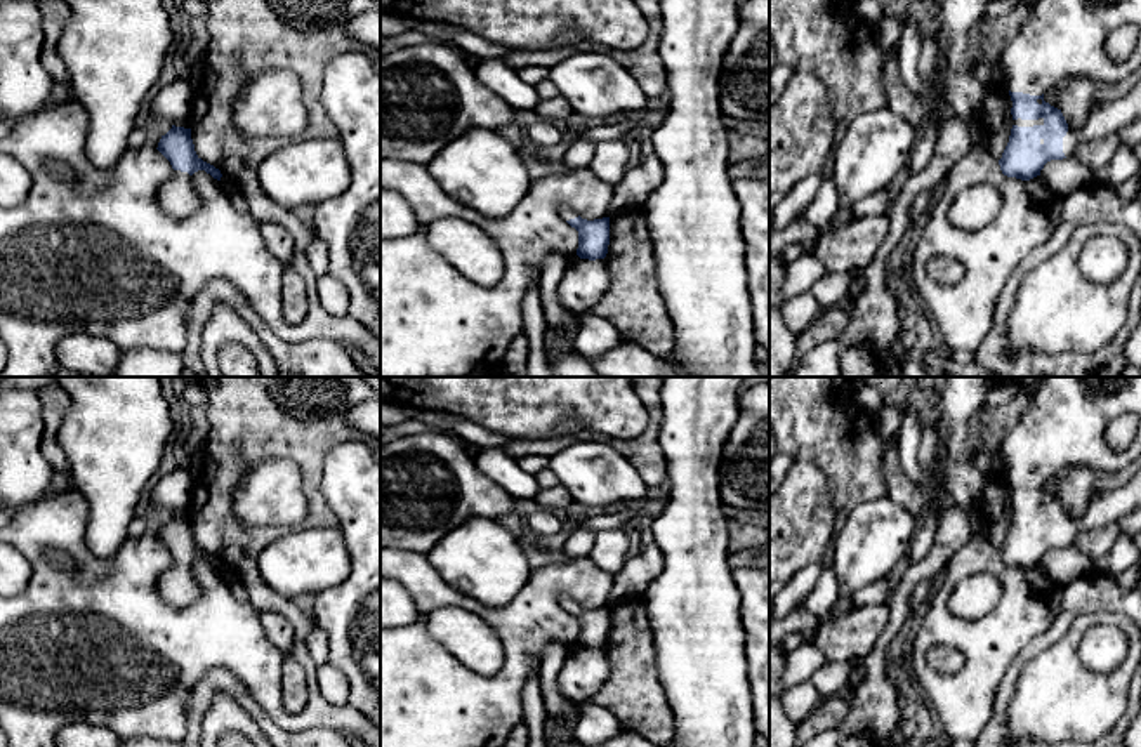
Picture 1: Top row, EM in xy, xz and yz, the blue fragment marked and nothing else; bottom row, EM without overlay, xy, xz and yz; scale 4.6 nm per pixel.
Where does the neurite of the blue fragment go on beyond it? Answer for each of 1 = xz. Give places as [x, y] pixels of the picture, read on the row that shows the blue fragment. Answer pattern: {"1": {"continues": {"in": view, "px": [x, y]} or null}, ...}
{"1": {"continues": {"in": "xz", "px": [565, 212]}}}

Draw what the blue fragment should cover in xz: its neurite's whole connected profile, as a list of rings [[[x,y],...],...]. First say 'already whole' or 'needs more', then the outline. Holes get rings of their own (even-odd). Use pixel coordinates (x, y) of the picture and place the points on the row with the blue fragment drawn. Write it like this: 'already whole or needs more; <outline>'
needs more; [[[561,207],[559,217],[578,231],[577,255],[580,259],[604,259],[610,245],[610,217],[587,221],[573,207]]]

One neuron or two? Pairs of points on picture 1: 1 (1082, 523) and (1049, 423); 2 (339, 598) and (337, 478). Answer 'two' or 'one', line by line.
1: one
2: one

